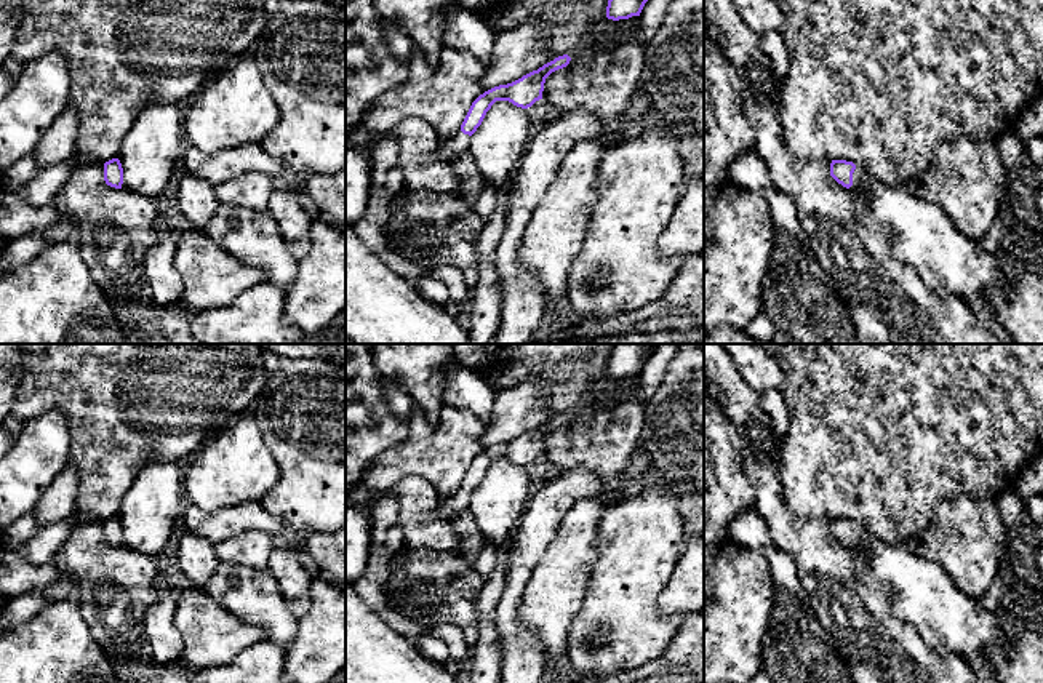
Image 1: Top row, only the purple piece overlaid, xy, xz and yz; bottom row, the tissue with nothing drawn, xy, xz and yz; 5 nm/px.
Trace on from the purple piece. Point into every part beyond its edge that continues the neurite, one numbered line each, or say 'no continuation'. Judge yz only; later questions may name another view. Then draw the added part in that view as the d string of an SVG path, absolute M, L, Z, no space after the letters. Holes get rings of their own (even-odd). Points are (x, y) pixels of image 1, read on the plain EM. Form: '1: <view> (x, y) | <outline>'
1: yz (861, 536) | M854 521L856 528L853 531L853 544L849 545L851 549L856 549L859 545L870 547L875 536L865 528L864 523Z

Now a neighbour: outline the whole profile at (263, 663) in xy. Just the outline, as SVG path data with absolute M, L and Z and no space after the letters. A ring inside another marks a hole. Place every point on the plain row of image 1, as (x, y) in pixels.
M264 640L259 641L227 664L205 667L194 672L190 683L288 683L283 678L286 649Z

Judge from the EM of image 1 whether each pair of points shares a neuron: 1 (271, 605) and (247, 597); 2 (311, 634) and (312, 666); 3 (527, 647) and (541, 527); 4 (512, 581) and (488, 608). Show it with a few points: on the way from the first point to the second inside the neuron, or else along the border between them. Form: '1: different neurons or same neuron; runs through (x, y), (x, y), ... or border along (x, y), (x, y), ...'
1: same neuron; runs through (264, 605), (253, 597)
2: same neuron; runs through (317, 642), (317, 658)
3: same neuron; runs through (511, 616), (511, 599), (525, 557)
4: different neurons; border along (511, 555), (506, 587), (496, 608), (496, 629)

